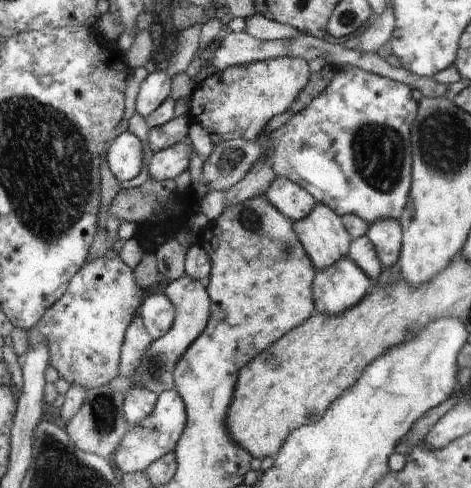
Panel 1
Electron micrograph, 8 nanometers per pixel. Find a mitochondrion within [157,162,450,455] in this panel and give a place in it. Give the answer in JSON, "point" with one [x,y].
{"point":[250,220]}

